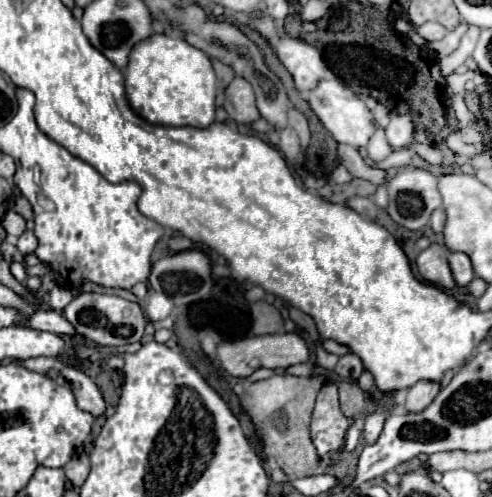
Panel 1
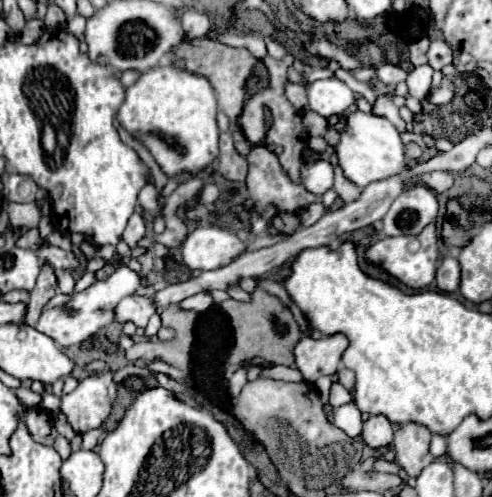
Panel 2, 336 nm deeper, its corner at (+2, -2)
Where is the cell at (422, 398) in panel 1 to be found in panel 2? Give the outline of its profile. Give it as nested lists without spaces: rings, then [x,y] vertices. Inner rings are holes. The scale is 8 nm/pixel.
[[[405,422],[397,426],[395,440],[393,440],[397,462],[411,476],[417,476],[427,464],[435,460],[429,454],[429,442],[431,442],[431,432],[427,426],[421,426],[417,422]]]

